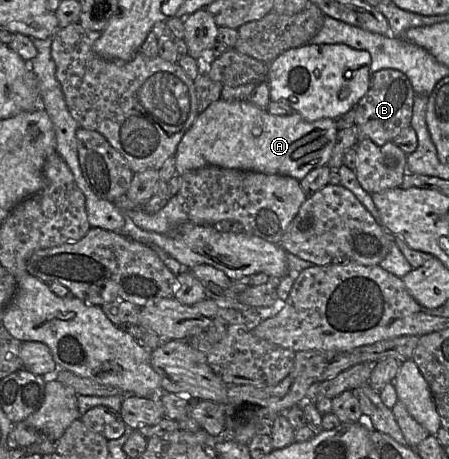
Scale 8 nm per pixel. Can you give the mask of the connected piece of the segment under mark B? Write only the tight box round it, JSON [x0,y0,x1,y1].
[355,69,415,145]

